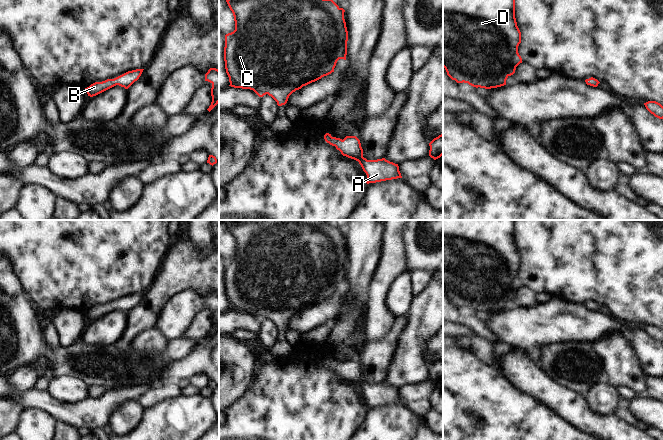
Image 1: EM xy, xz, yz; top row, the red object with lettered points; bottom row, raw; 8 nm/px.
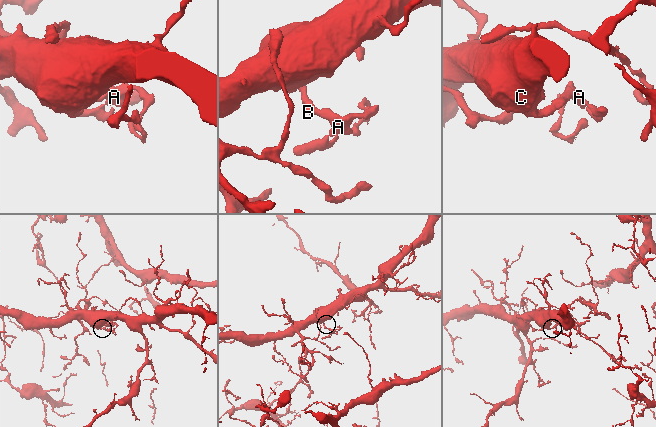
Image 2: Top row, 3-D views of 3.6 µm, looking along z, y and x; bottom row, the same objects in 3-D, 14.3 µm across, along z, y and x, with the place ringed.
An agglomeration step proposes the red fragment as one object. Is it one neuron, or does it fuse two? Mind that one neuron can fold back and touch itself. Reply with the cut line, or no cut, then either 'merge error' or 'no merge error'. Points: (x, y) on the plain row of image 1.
cut none; no merge error

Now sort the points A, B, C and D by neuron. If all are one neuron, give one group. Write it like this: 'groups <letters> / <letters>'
groups A B C D

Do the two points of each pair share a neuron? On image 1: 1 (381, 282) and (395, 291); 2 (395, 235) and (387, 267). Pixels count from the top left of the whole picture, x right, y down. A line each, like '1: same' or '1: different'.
1: different
2: same

